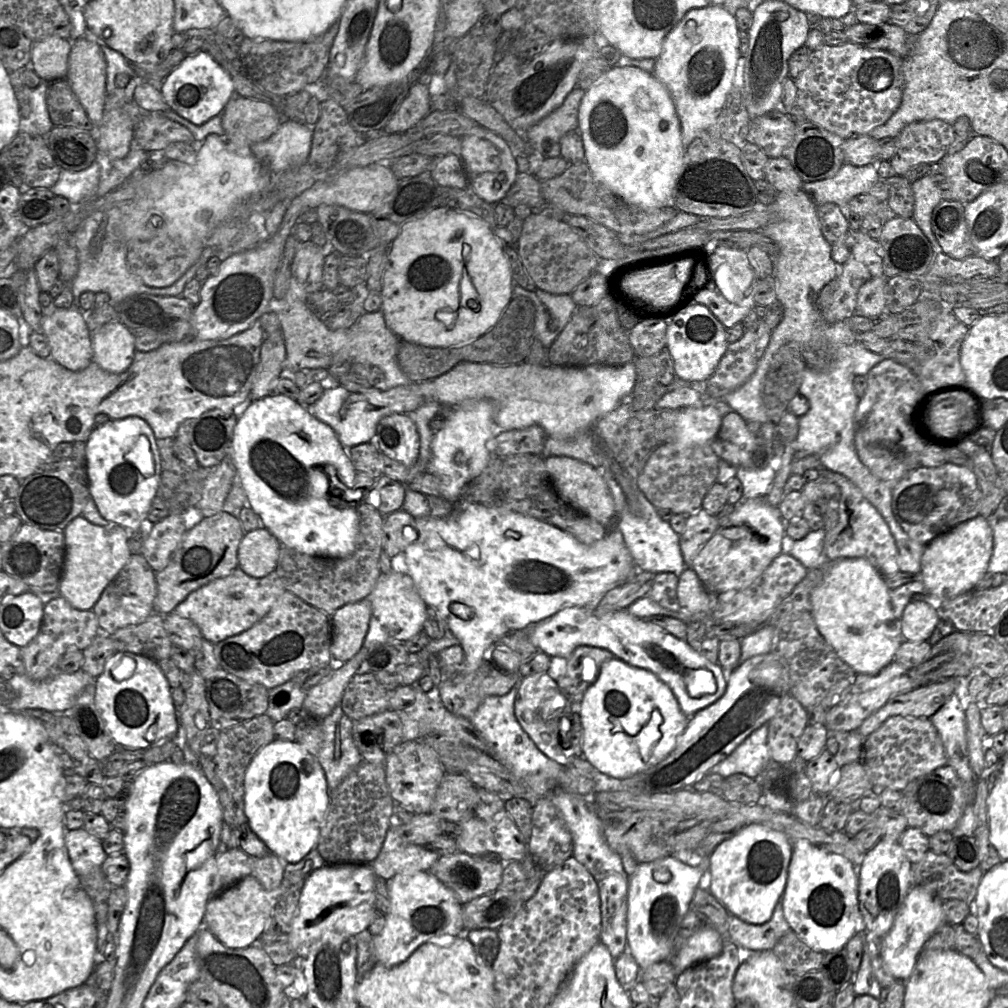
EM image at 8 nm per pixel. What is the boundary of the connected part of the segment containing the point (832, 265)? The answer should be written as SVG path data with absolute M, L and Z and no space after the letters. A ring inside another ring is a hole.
M845 163L839 171L833 175L830 178L824 179L824 180L819 180L819 181L813 181L813 182L806 182L803 184L803 188L798 191L786 191L786 192L778 192L776 199L769 205L767 208L771 211L771 219L770 221L761 229L769 238L774 240L778 247L779 247L779 252L774 259L774 277L776 280L776 291L777 291L777 301L779 301L783 308L784 308L784 315L781 320L781 322L777 325L777 327L772 331L771 338L769 341L769 344L764 352L764 355L762 356L755 372L752 374L752 376L739 388L736 390L728 393L725 395L722 399L728 404L728 406L731 408L732 411L738 413L746 422L758 422L758 423L767 423L767 422L773 422L773 423L778 423L778 421L781 418L781 414L779 411L772 411L771 409L768 409L766 405L763 402L762 399L762 389L763 389L763 384L764 384L764 379L766 376L766 373L768 371L768 368L771 364L771 361L773 360L773 357L777 353L780 347L782 347L785 344L788 343L798 343L800 346L803 347L803 350L814 350L814 351L825 351L826 357L828 360L830 360L830 347L837 347L835 348L835 354L831 356L833 358L833 364L828 364L828 365L833 365L835 366L841 366L841 368L845 369L845 371L850 371L850 376L854 378L857 375L867 375L867 373L870 371L871 368L873 368L875 365L877 365L879 362L885 359L885 356L883 354L878 354L875 352L872 352L861 345L856 343L856 333L850 329L848 326L847 321L841 321L841 322L835 322L835 323L828 323L825 321L822 312L816 307L816 298L818 297L820 291L824 288L826 284L828 284L831 280L835 279L838 277L839 271L840 271L840 266L832 259L831 256L831 250L832 250L832 245L826 240L826 238L823 236L823 233L821 231L821 226L817 214L817 205L818 204L823 204L823 203L834 203L840 207L847 207L848 202L855 196L862 194L862 193L868 193L870 189L880 181L880 177L877 171L877 164L872 163L864 166L855 166L849 163Z

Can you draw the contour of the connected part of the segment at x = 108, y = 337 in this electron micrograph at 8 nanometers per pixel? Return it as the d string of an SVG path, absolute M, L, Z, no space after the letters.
M116 321L107 323L91 335L93 362L114 374L125 372L136 352L134 333Z

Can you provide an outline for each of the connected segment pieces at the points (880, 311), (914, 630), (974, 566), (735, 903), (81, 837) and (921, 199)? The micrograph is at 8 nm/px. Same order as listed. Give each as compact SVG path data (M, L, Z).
M885 276L875 277L865 282L857 294L857 314L878 319L886 313L886 284Z
M912 601L901 617L901 636L909 642L928 641L933 633L938 614L936 608L925 601Z
M979 515L939 535L925 546L921 557L920 580L934 598L941 601L973 590L988 572L993 553L993 527Z
M746 824L711 854L709 891L731 915L750 924L764 924L782 899L791 858L792 841L783 832L763 824Z
M84 828L67 830L64 836L72 867L78 876L103 873L102 865L107 858L102 840L89 834Z
M927 174L912 183L912 190L915 198L913 219L931 242L934 253L942 253L943 249L932 230L932 213L943 200L938 184Z

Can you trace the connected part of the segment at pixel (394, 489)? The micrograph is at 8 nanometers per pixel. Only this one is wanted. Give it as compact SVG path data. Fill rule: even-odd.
M381 475L368 491L365 502L382 516L401 510L406 486L388 476Z

